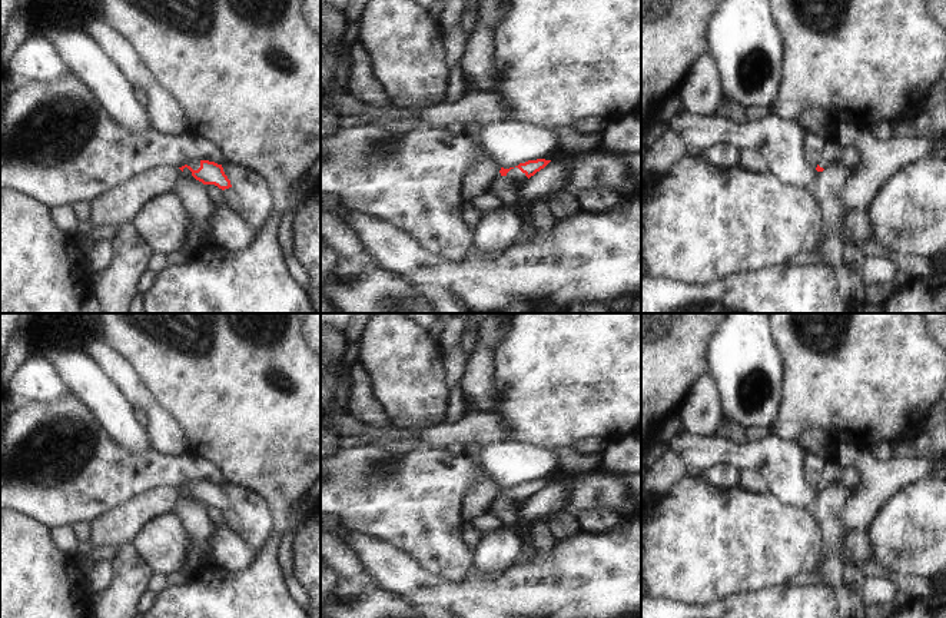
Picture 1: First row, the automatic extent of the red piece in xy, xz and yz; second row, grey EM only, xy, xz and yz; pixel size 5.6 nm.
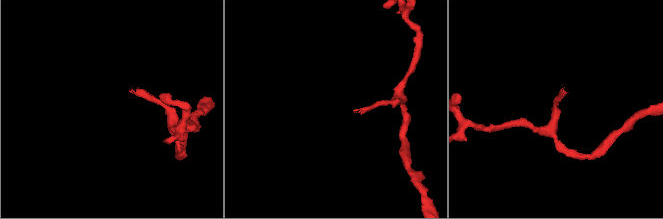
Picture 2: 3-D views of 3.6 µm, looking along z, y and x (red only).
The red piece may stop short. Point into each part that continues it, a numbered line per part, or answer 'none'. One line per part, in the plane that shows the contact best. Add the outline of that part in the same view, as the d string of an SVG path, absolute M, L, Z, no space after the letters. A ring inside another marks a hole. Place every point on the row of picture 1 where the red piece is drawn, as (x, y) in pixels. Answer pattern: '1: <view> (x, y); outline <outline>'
none

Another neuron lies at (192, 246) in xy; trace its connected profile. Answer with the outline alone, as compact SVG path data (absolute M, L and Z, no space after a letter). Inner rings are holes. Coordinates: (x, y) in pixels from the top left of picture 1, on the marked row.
M193 219L189 222L189 229L185 237L182 252L187 256L196 256L203 249L202 235Z

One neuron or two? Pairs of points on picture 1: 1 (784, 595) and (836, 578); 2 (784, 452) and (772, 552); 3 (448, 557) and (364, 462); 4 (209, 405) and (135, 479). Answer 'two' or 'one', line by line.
1: two
2: two
3: one
4: two

